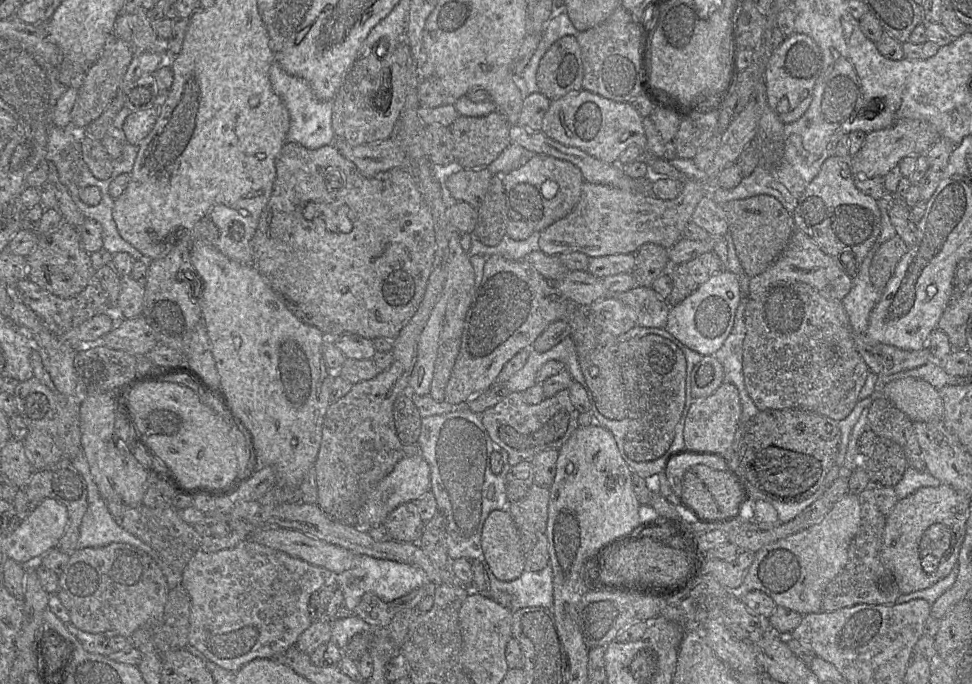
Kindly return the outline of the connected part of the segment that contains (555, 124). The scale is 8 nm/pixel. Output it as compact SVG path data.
M583 89L551 100L543 120L543 131L566 146L578 148L612 165L628 165L648 150L643 117L631 104L615 102Z

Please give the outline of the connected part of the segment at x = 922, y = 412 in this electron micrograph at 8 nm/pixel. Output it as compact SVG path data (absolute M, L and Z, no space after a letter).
M894 378L884 387L884 395L913 421L943 421L944 405L938 389L924 379Z

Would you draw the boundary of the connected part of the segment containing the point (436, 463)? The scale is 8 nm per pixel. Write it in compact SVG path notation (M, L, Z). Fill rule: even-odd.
M467 406L439 415L421 415L416 446L430 470L430 491L438 511L446 521L446 541L450 559L468 558L484 562L481 530L489 513L502 507L508 509L505 478L510 468L508 453L494 451L492 439L480 416Z

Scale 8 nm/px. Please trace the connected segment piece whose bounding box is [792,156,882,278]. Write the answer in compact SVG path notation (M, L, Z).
M830 156L822 165L819 174L808 184L804 194L798 198L796 210L792 213L796 227L810 235L816 244L828 255L834 257L841 268L851 277L859 275L865 258L872 260L882 246L882 216L877 201L857 188L851 173L849 161L844 156Z

